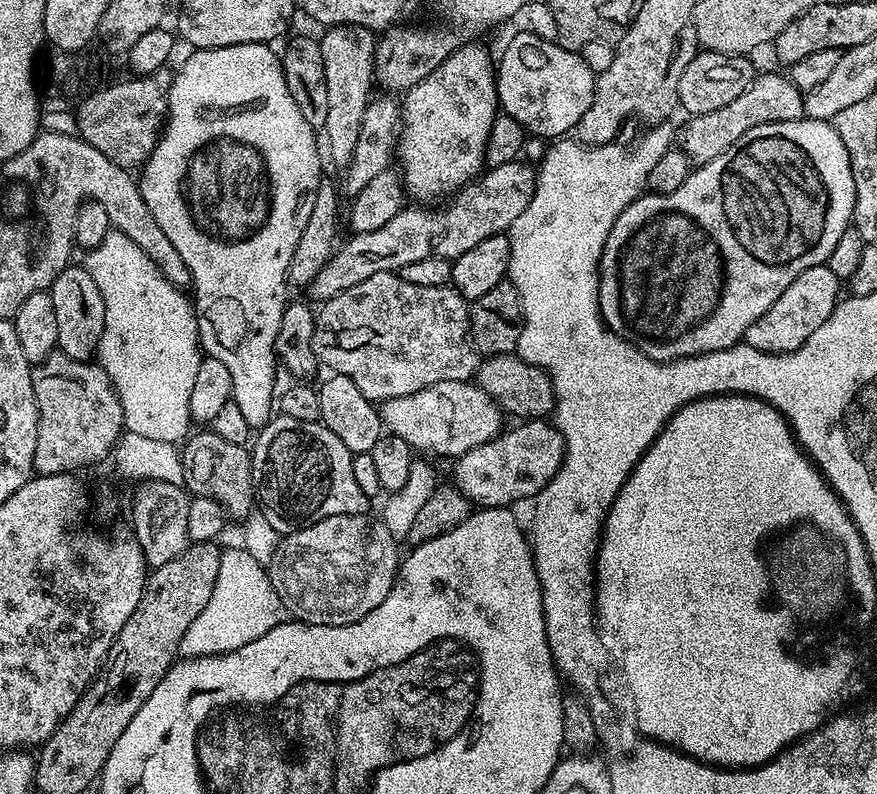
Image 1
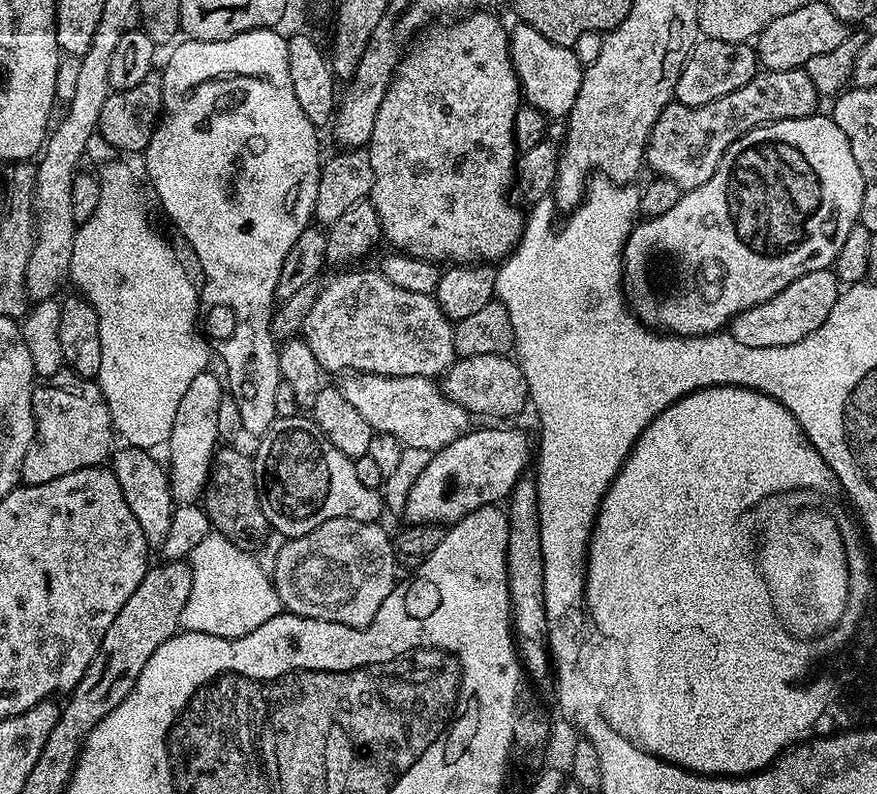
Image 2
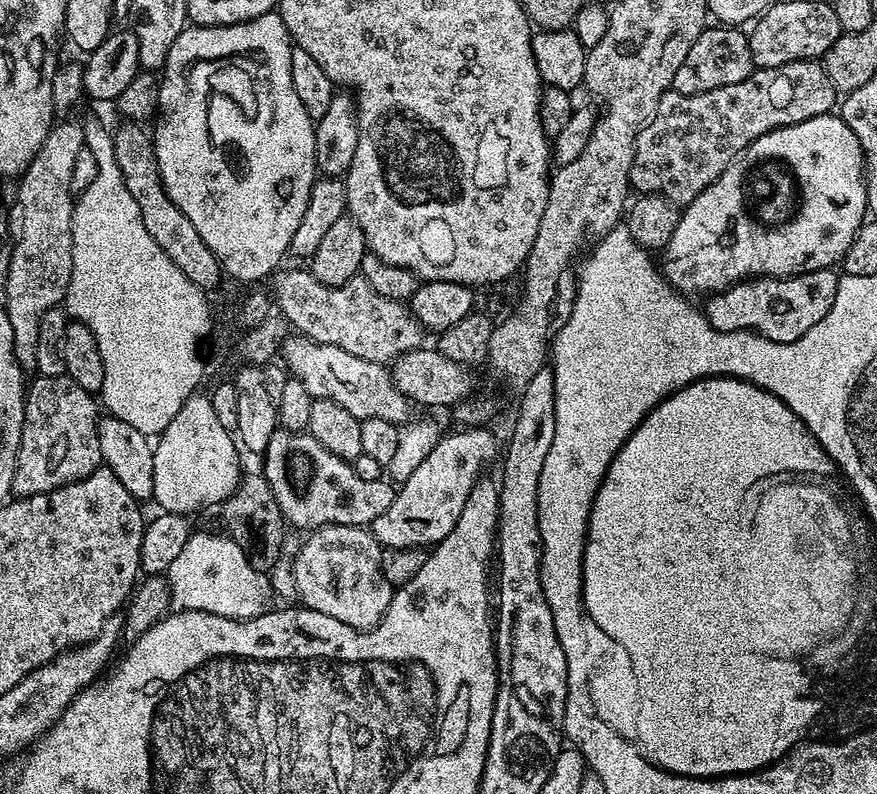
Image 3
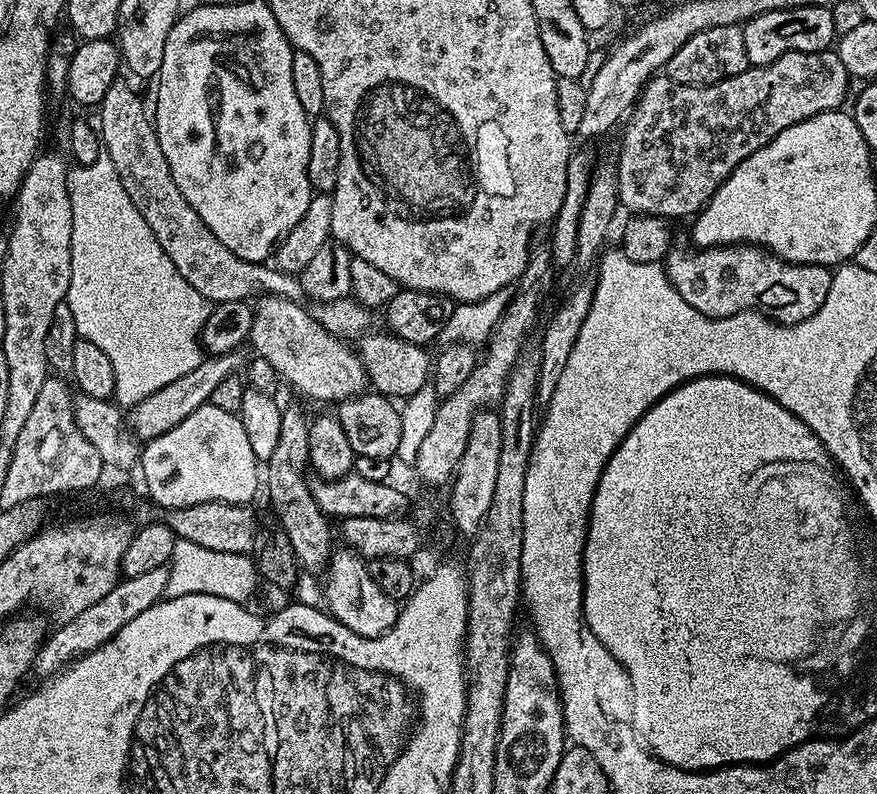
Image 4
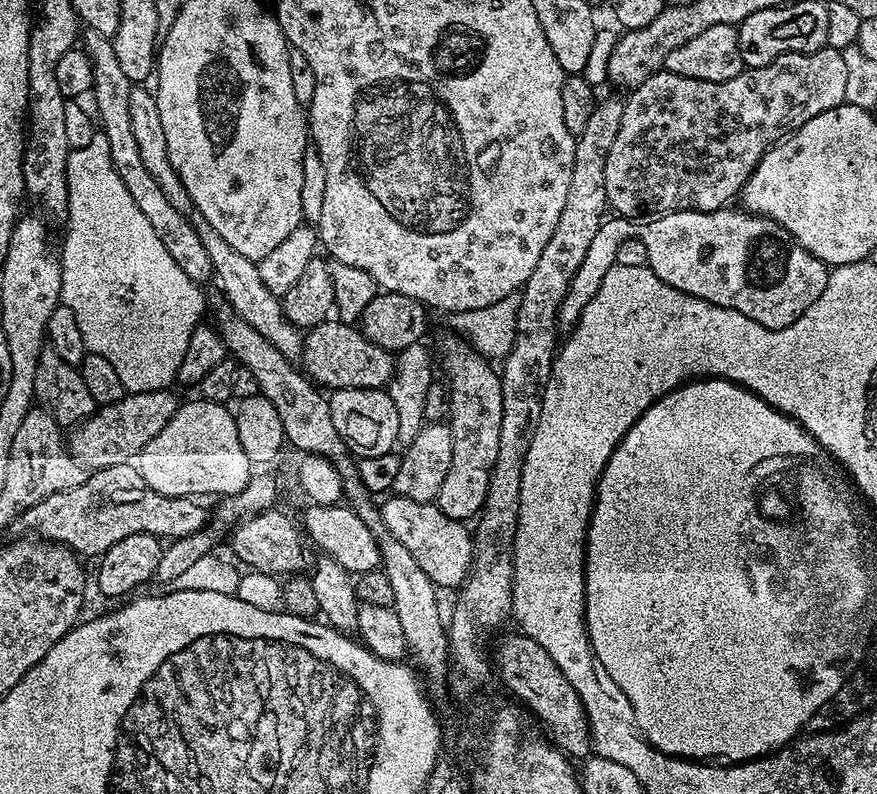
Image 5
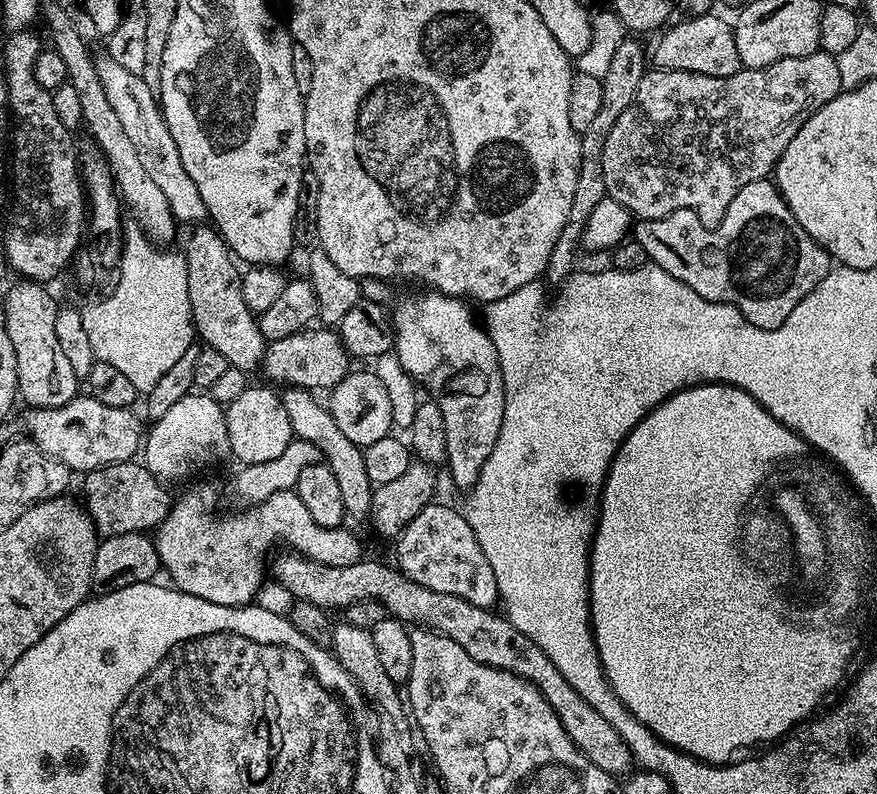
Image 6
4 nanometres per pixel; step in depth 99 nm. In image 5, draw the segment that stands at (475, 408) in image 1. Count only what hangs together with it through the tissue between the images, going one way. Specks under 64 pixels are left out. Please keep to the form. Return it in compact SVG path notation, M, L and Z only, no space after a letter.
M196 214L191 217L191 221L198 230L198 238L202 238L202 246L206 246L206 254L210 254L214 278L220 282L235 315L250 322L250 326L254 326L254 330L258 330L258 334L262 334L262 338L266 338L266 342L273 344L283 356L299 357L304 351L305 337L301 329L284 319L281 297L266 288L266 282L262 282L262 277L258 274L257 261L238 254L238 250L234 250L234 246L230 246L230 242L226 242L226 238L222 238L222 234L218 234L218 230L206 222L206 218Z

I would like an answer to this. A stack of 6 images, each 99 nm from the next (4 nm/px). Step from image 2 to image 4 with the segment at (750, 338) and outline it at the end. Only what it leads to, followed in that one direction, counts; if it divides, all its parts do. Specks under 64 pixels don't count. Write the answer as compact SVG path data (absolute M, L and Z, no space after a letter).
M726 244L699 250L688 248L676 246L668 252L666 271L672 288L678 290L678 294L682 294L682 298L686 298L686 302L690 302L694 310L707 316L722 318L739 312L759 312L778 324L797 324L814 315L818 306L826 302L826 294L830 294L832 272L823 264L791 264L781 256L775 256L767 248L754 244Z

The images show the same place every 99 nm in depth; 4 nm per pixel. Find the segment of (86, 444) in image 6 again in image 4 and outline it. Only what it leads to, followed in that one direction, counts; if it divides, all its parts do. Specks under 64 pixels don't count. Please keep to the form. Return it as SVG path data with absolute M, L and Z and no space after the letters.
M237 350L222 354L221 356L211 356L201 359L200 365L190 374L182 374L175 382L170 382L170 386L164 386L162 390L156 390L150 394L150 398L142 398L134 407L127 409L126 424L137 441L147 442L166 434L166 430L174 430L178 422L190 418L194 410L198 410L202 405L209 403L214 394L214 389L222 382L222 378L235 376L245 367L246 356L243 351Z

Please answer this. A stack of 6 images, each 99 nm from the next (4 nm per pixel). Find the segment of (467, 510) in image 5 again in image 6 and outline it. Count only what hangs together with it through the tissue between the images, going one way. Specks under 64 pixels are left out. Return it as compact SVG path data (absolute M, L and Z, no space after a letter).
M424 290L421 296L408 296L398 301L392 312L392 323L396 330L394 351L401 366L417 385L423 388L424 384L428 391L425 393L440 407L442 418L446 418L446 469L452 475L453 482L463 490L471 489L482 466L486 466L486 458L490 458L490 450L494 450L494 442L498 442L504 421L504 383L498 350L494 350L494 342L482 327L481 321L472 317L467 306L461 297Z

